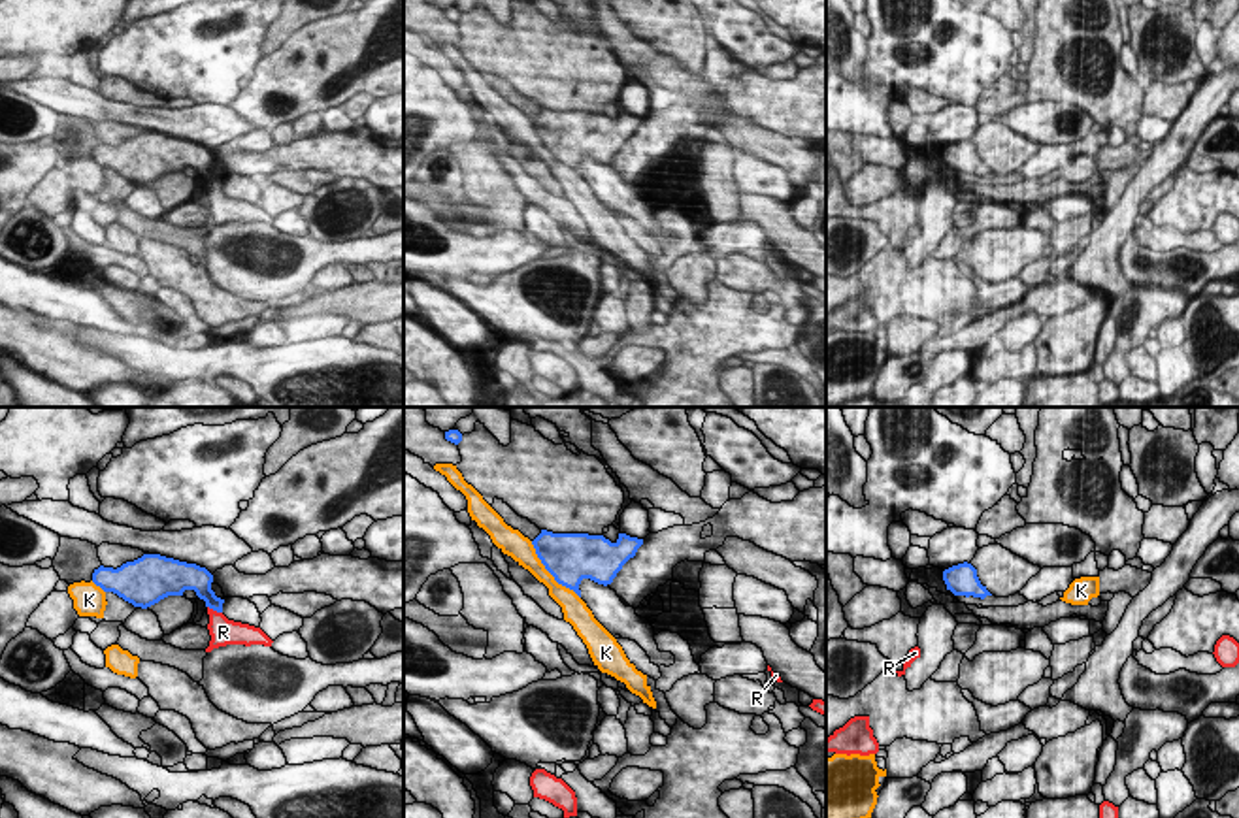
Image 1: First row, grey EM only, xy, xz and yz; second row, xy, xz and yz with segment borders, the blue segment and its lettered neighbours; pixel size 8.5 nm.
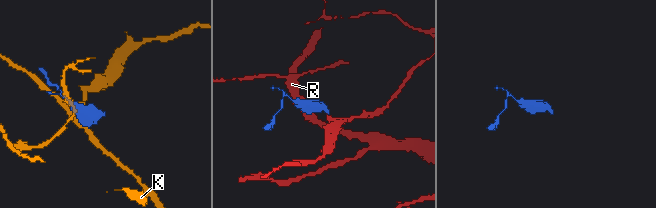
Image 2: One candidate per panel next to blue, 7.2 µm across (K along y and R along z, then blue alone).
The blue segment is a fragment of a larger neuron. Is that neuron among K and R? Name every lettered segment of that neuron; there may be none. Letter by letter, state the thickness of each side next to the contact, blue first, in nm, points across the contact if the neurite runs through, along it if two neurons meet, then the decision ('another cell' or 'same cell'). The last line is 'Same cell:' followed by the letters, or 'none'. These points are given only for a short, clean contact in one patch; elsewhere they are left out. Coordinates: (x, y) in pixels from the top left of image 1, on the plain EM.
K: 420/170 nm | another cell
R: 160/240 nm | across xy (200, 163), (215, 187), (215, 196), (223, 210) | same cell
Same cell: R

